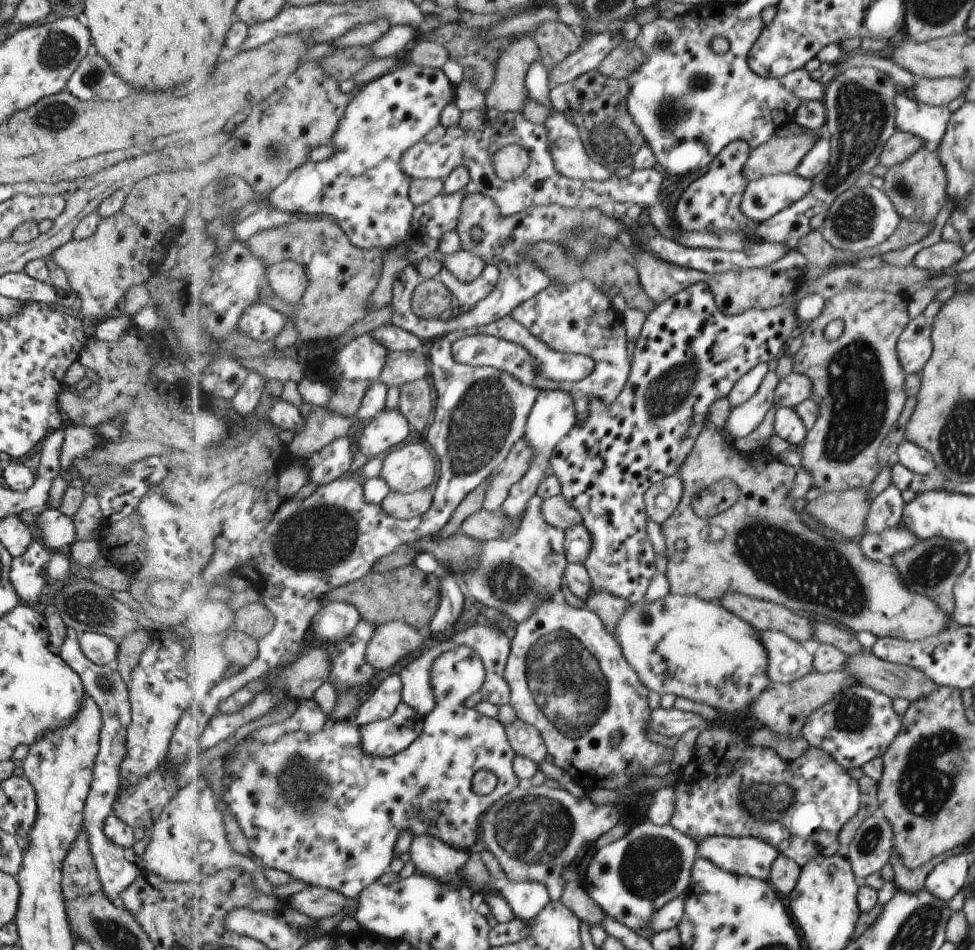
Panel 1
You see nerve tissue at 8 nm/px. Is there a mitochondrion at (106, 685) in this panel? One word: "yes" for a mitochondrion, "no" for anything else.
yes

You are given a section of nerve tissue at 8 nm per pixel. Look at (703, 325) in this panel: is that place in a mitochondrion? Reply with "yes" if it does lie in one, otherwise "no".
no

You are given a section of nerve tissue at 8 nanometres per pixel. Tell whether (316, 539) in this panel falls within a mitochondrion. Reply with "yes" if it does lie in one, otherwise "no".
yes

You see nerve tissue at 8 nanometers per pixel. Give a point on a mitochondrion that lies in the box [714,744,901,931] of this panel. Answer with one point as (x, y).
(761, 801)

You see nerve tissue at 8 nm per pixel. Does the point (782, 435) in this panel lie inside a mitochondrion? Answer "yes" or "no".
no

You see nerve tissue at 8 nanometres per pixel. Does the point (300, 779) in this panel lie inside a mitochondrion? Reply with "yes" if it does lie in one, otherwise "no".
yes

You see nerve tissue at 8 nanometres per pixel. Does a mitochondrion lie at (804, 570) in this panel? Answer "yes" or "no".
yes

